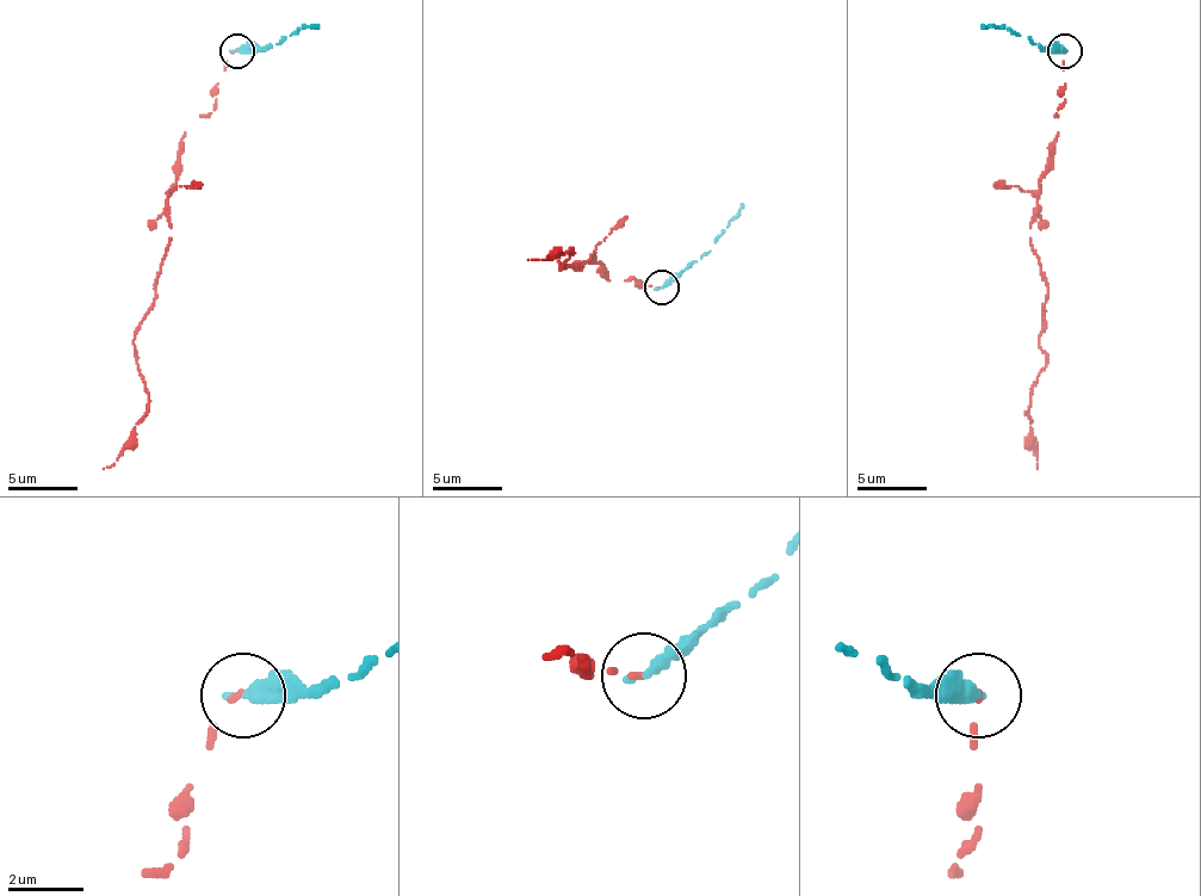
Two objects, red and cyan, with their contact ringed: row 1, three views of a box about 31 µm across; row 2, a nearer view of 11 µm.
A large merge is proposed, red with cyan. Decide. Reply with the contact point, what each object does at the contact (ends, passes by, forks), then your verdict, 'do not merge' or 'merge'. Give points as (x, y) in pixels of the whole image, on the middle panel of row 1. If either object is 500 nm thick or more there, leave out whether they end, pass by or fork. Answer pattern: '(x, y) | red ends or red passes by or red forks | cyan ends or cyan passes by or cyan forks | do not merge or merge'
(661, 288) | red ends | cyan ends | do not merge

